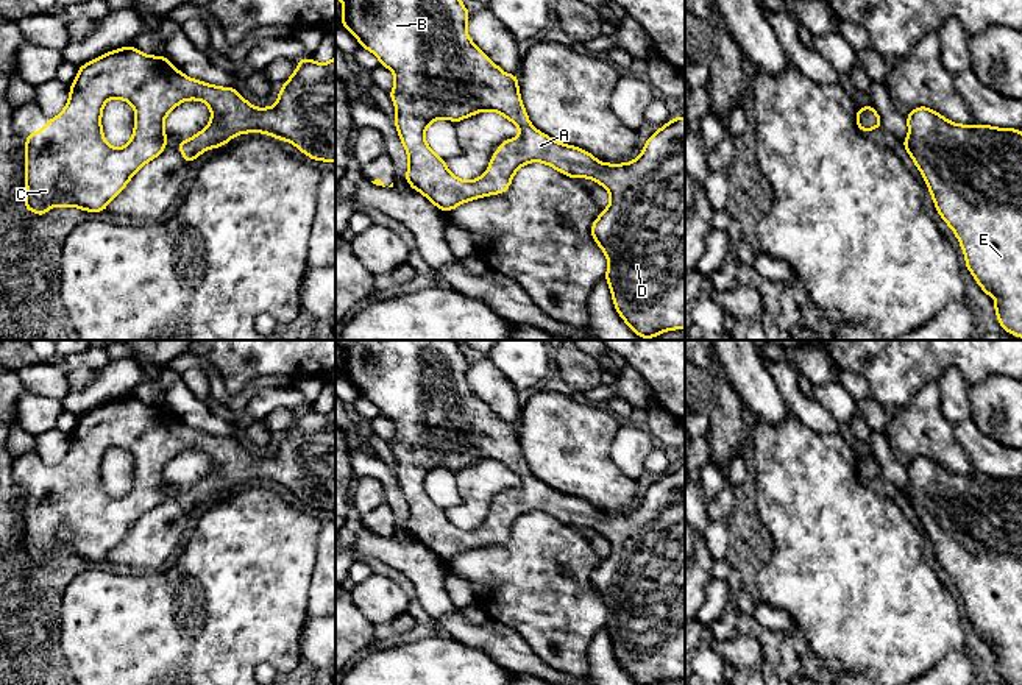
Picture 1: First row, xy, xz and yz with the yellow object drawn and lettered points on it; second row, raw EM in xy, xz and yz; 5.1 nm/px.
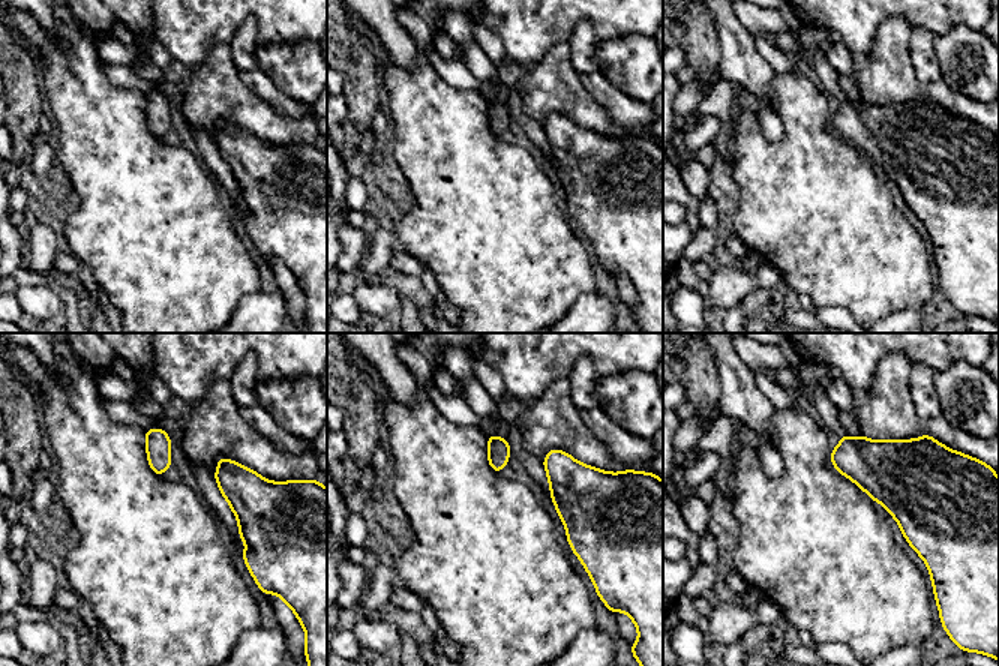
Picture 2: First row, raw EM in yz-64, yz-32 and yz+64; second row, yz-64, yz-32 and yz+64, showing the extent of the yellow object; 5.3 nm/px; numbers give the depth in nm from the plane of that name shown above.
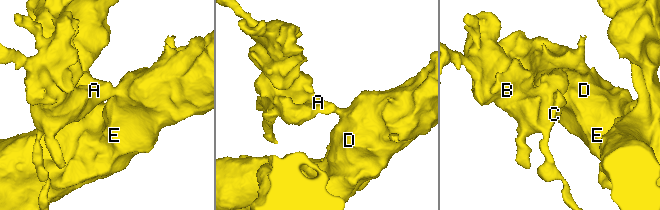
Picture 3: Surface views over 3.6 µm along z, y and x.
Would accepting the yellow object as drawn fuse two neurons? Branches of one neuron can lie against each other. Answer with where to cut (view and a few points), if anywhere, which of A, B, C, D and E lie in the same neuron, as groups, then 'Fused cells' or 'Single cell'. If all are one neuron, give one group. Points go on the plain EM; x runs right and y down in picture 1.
No split. Groups: A B C D E. Single cell

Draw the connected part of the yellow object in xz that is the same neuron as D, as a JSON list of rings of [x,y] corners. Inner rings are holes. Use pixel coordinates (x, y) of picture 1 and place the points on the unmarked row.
[[[335,340],[343,351],[342,376],[357,387],[360,396],[379,407],[381,415],[395,424],[395,435],[389,442],[396,457],[395,476],[409,506],[404,527],[413,540],[421,541],[440,560],[456,559],[459,554],[487,545],[504,543],[513,524],[524,513],[538,510],[551,515],[570,527],[591,527],[604,535],[612,551],[591,574],[591,585],[607,605],[607,623],[615,658],[637,685],[658,685],[669,679],[685,679],[685,467],[676,467],[654,482],[641,504],[627,513],[604,513],[588,501],[565,495],[535,479],[523,456],[518,440],[518,424],[502,421],[467,382],[470,360],[463,356],[457,340]],[[481,460],[496,460],[520,476],[520,485],[502,490],[490,506],[488,520],[473,531],[454,526],[445,509],[426,493],[426,477],[435,468],[454,473]]]

